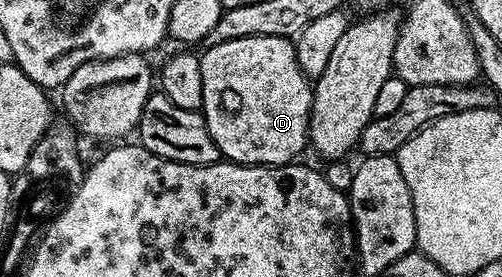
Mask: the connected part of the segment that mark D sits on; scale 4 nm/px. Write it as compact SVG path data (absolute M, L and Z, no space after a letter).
M248 36L247 38L235 38L231 42L214 44L206 47L200 53L201 73L203 74L203 102L200 111L205 117L205 125L215 142L215 146L221 151L226 161L235 164L263 164L276 166L287 164L298 159L297 156L304 148L307 148L307 141L311 131L309 123L309 112L313 109L313 84L310 77L303 74L303 70L297 61L297 49L292 39L283 36Z

